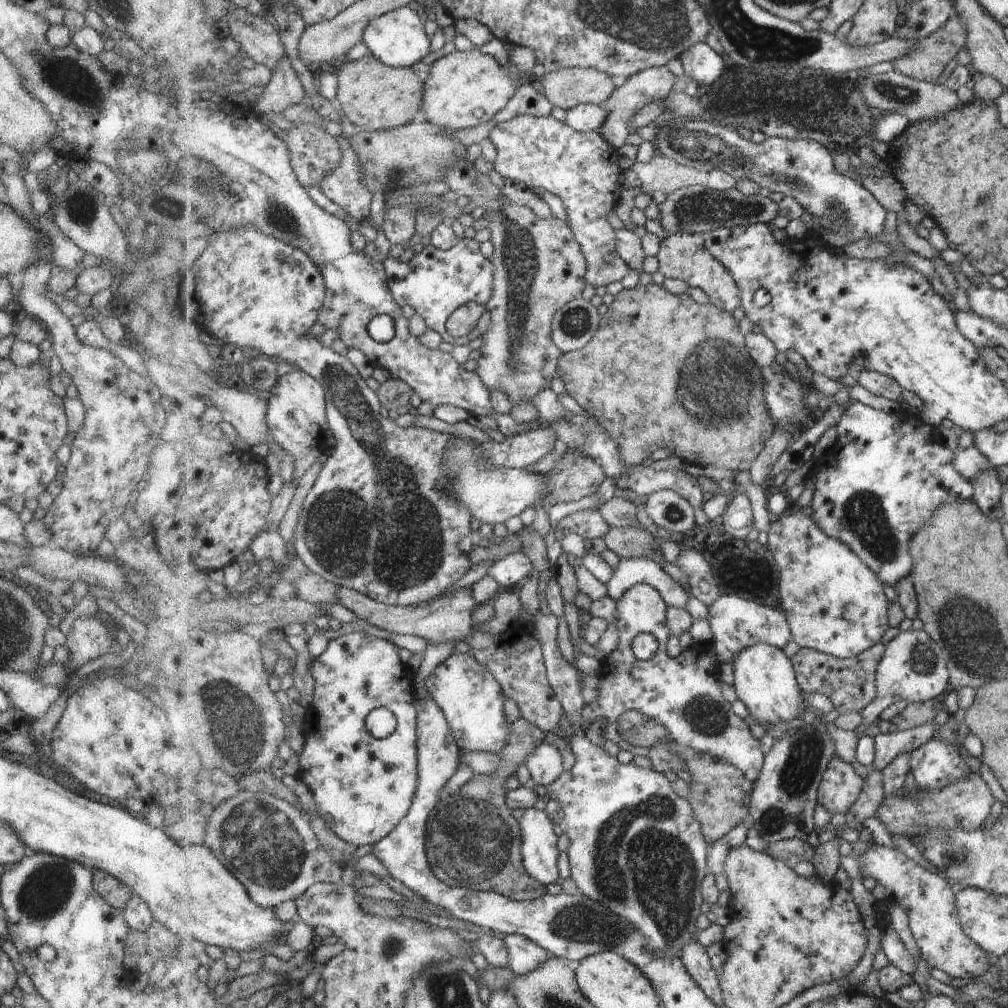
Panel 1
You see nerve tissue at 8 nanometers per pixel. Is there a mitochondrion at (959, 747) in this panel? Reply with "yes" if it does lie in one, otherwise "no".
no

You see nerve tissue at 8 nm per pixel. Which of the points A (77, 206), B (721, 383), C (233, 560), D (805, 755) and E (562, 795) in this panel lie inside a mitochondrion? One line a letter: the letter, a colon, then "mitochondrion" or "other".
A: mitochondrion
B: mitochondrion
C: other
D: mitochondrion
E: other

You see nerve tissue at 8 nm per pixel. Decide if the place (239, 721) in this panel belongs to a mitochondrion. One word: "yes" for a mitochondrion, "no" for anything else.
yes

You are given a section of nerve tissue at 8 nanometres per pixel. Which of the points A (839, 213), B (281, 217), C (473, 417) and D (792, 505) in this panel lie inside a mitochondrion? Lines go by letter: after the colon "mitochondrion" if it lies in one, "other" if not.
A: mitochondrion
B: mitochondrion
C: other
D: other

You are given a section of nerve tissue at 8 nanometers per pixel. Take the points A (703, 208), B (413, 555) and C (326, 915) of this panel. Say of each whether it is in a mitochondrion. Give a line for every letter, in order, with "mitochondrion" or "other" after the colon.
A: mitochondrion
B: mitochondrion
C: other

